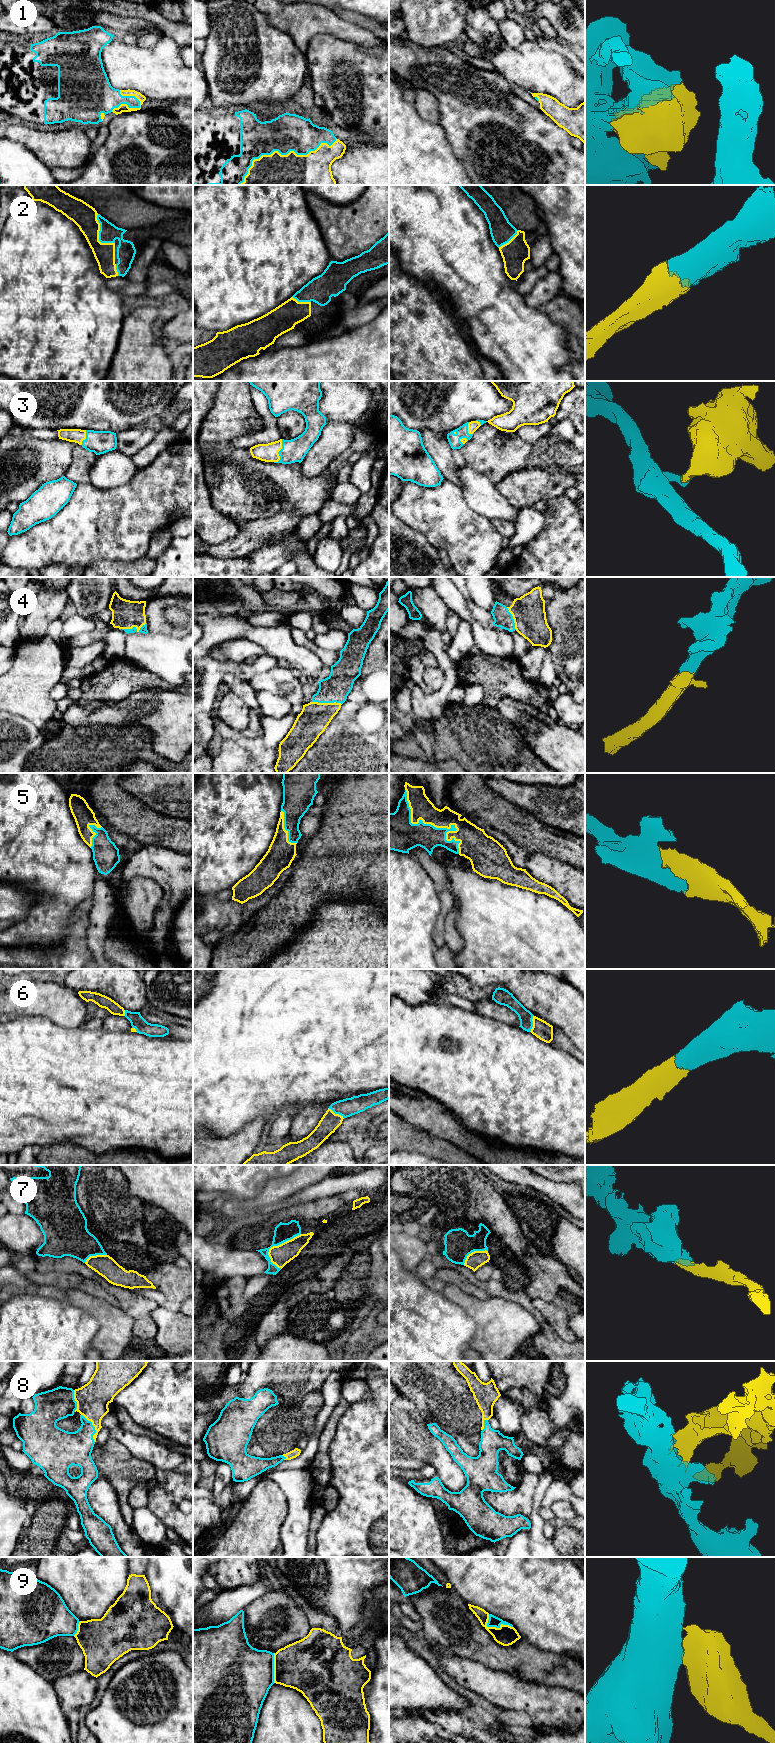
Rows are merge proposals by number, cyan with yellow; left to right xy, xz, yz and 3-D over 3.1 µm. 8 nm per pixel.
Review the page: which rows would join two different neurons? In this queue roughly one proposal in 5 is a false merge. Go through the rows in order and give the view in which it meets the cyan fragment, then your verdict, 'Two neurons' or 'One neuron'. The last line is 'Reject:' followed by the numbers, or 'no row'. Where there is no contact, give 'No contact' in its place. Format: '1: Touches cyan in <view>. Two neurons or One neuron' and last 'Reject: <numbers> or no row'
1: Touches cyan in xz. One neuron
2: Touches cyan in xy. One neuron
3: Touches cyan in xz. One neuron
4: Touches cyan in xz. One neuron
5: Touches cyan in yz. One neuron
6: Touches cyan in xz. One neuron
7: Touches cyan in xz. One neuron
8: Touches cyan in xy. One neuron
9: Touches cyan in yz. Two neurons
Reject: 9

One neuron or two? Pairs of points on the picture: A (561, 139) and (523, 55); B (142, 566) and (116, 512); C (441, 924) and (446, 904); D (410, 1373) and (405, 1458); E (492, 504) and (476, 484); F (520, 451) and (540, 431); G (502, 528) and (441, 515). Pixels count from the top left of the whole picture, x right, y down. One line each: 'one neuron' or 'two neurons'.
A: two neurons
B: two neurons
C: one neuron
D: two neurons
E: one neuron
F: two neurons
G: two neurons

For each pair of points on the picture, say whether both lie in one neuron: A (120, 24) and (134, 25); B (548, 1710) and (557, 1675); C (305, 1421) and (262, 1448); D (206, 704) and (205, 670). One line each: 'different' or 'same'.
A: same
B: different
C: same
D: same

